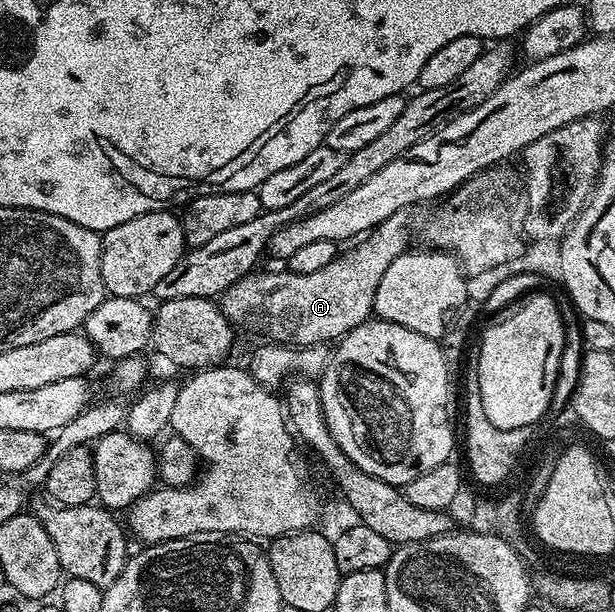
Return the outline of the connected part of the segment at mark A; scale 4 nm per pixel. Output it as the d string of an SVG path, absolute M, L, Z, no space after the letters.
M417 207L396 210L384 222L380 222L365 238L359 239L353 246L343 251L324 270L315 270L313 274L296 274L289 270L283 272L262 272L255 270L249 276L240 278L220 297L222 313L230 319L231 324L241 326L245 320L253 316L262 316L262 328L267 332L271 341L280 344L292 344L296 348L303 348L312 344L329 345L342 339L346 333L356 326L371 319L376 298L376 286L380 286L380 278L384 278L384 270L396 262L396 258L411 245L410 235L418 228L422 216Z

